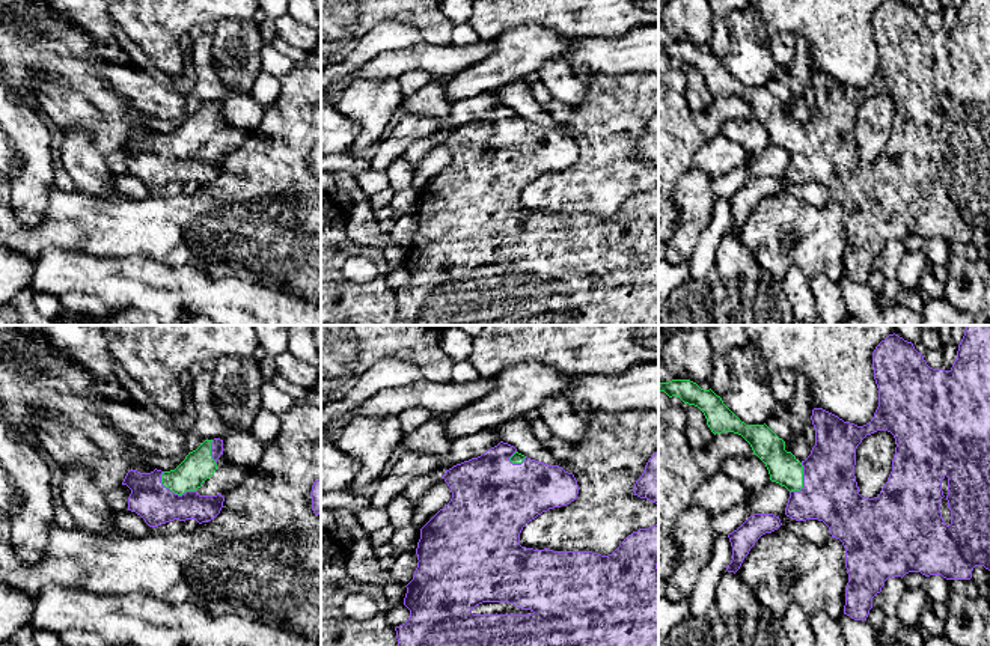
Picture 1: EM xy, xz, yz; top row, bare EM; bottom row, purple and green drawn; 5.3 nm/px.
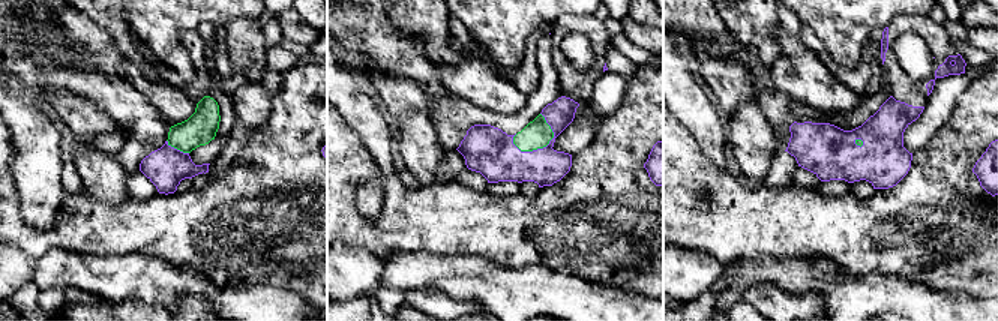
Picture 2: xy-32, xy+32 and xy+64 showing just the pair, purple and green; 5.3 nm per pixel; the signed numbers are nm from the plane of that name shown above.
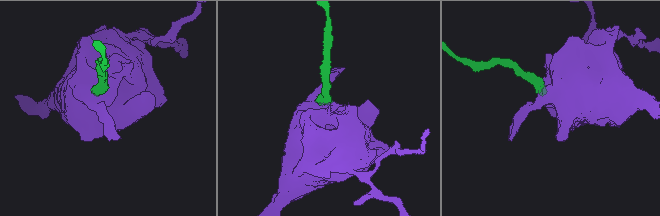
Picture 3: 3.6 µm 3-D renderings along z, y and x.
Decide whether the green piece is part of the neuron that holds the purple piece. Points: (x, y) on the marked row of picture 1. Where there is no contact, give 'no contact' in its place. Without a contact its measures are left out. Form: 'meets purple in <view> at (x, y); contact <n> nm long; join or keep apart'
meets purple in xy at (174, 493); contact 220 nm long; join

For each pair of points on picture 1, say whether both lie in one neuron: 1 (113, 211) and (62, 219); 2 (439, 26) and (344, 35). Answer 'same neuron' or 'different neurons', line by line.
1: same neuron
2: same neuron

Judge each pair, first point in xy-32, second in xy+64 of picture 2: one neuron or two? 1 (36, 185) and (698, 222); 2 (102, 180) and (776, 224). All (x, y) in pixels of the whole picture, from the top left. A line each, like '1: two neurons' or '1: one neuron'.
1: two neurons
2: two neurons

